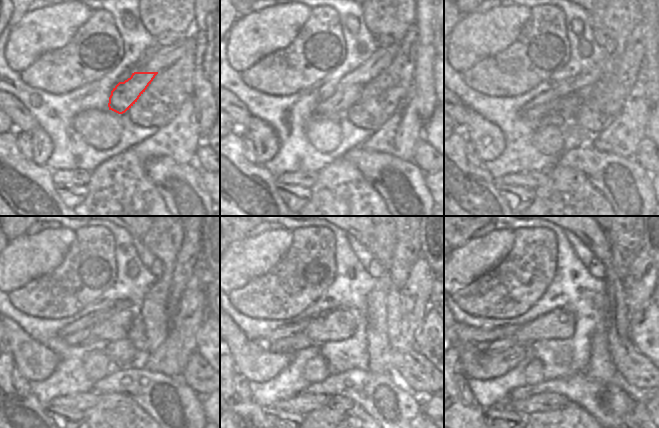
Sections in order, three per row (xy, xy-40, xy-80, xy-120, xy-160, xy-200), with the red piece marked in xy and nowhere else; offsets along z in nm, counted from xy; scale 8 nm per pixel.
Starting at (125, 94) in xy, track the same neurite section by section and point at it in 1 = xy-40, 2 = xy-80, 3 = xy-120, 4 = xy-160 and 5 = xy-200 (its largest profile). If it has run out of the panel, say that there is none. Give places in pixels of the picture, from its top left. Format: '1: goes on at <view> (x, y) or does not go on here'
1: goes on at xy-40 (344, 97)
2: goes on at xy-80 (538, 112)
3: goes on at xy-120 (82, 337)
4: goes on at xy-160 (298, 341)
5: goes on at xy-200 (498, 346)

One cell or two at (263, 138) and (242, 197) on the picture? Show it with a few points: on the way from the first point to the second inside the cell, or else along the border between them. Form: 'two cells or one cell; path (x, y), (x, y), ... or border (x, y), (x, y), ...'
two cells; border (256, 162), (262, 166)

